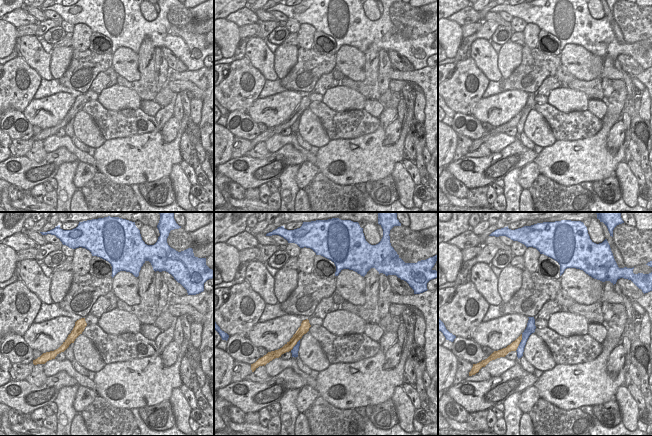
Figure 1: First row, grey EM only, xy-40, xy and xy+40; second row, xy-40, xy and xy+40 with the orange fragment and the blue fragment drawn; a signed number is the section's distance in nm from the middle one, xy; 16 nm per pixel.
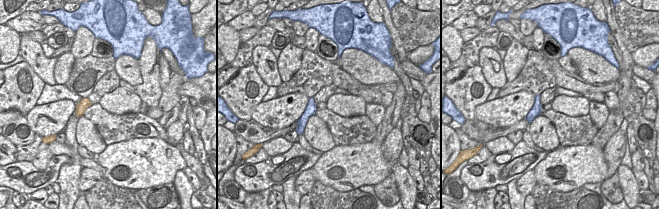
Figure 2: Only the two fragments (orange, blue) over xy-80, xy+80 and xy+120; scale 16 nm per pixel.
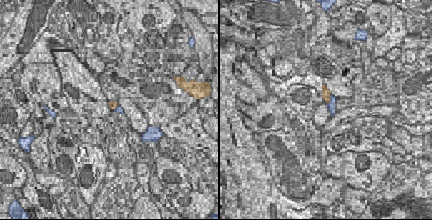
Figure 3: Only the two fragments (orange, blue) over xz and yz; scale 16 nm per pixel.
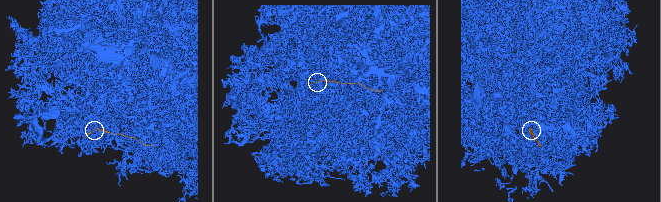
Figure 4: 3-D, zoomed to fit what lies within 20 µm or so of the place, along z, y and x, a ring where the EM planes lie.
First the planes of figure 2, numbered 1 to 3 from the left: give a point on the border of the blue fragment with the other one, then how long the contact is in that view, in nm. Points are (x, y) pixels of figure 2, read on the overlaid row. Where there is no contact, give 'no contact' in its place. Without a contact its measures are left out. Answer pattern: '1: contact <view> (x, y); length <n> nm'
1: no contact
2: no contact
3: no contact

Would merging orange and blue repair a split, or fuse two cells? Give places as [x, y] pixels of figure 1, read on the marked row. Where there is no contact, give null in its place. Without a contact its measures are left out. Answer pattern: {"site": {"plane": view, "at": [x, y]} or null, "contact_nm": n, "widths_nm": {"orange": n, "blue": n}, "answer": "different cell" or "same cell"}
{"site": {"plane": "xy+40", "at": [520, 341]}, "contact_nm": 300, "widths_nm": {"orange": 140, "blue": 140}, "answer": "different cell"}

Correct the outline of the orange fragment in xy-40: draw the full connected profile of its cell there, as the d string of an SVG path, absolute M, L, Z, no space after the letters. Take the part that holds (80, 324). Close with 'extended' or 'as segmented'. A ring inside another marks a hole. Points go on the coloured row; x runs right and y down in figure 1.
M81 318L75 322L75 326L71 333L68 335L67 339L63 342L63 344L56 350L43 353L40 357L33 360L33 364L45 364L47 361L55 359L55 357L61 353L64 352L71 343L74 343L75 339L82 334L85 327L87 326L87 323L85 321L85 318Z | as segmented

